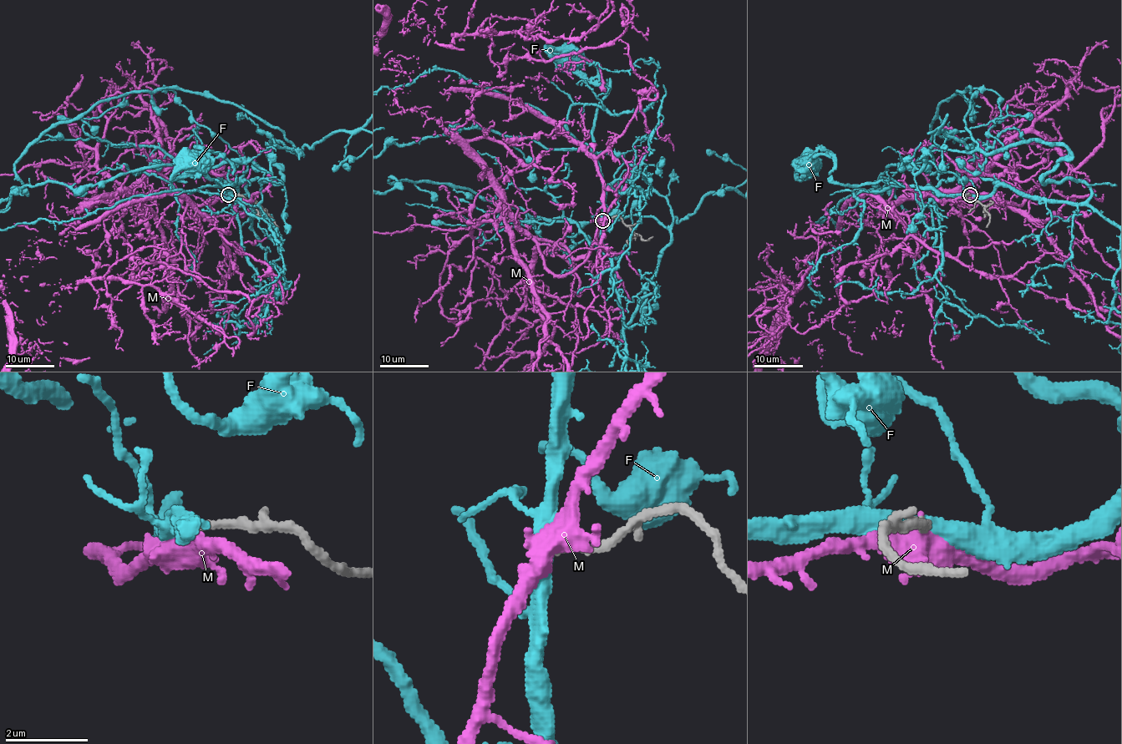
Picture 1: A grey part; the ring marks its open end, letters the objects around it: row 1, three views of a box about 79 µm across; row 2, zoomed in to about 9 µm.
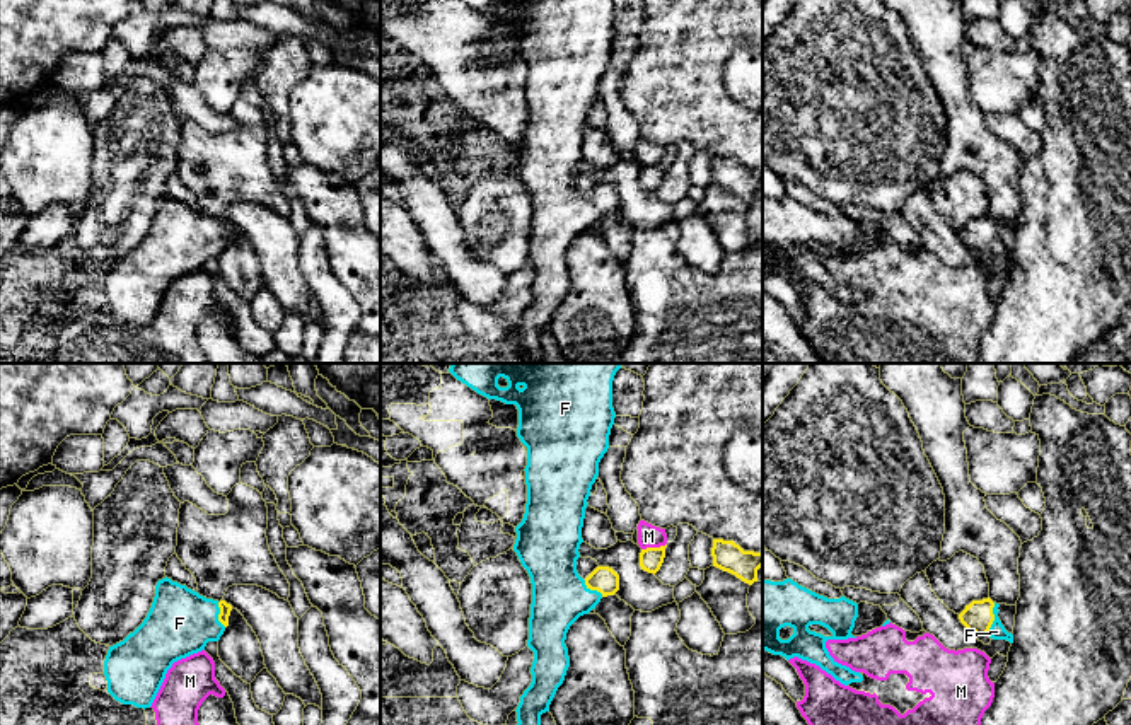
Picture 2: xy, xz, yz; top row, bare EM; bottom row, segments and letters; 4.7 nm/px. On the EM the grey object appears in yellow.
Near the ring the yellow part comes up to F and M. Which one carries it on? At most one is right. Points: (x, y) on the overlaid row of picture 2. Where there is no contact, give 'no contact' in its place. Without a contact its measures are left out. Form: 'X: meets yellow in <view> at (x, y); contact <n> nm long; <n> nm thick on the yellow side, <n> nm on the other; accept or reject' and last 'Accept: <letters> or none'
F: meets yellow in yz at (993, 620); contact 170 nm long; 150 nm thick on the yellow side, 80 nm on the other; accept
M: meets yellow in xz at (654, 548); contact 120 nm long; 110 nm thick on the yellow side, 110 nm on the other; reject
Accept: F

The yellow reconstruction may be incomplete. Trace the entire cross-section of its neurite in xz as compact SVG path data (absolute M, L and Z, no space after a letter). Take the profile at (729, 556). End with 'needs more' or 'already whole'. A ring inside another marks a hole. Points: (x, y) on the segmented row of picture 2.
M713 539L713 566L728 571L742 582L757 582L757 570L763 566L763 553L744 551L734 541Z; already whole

